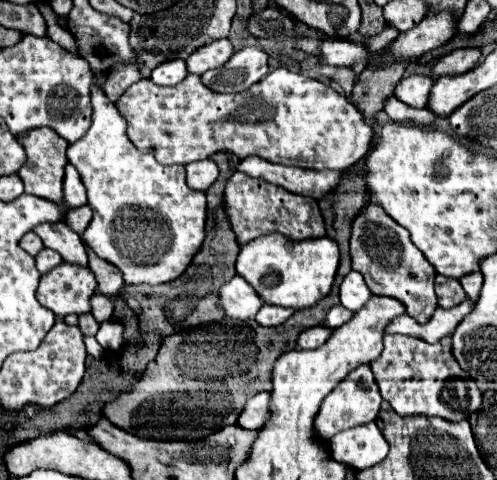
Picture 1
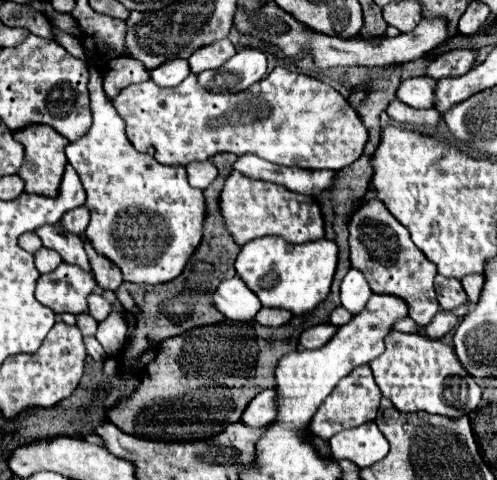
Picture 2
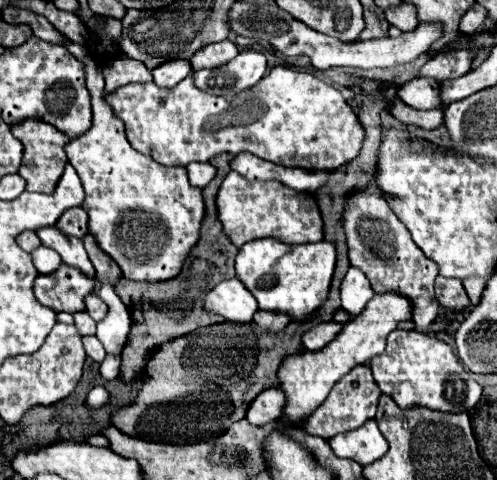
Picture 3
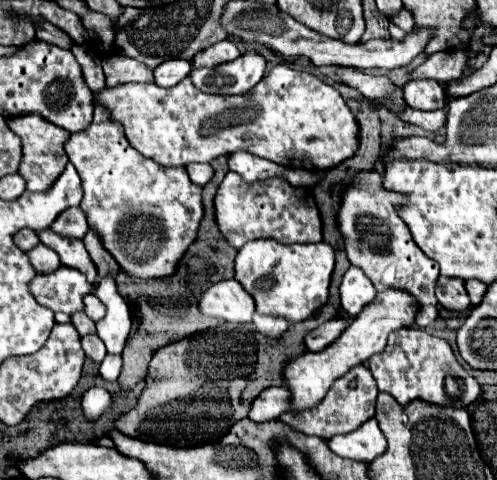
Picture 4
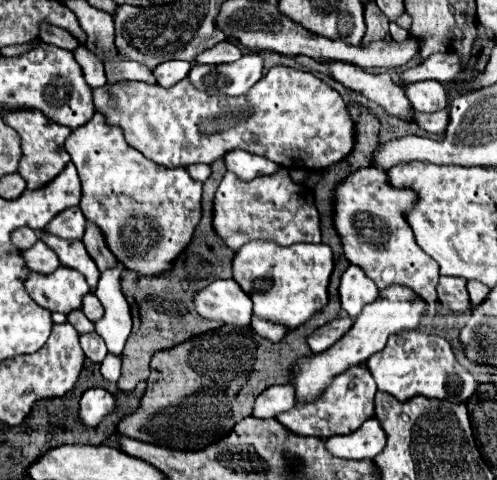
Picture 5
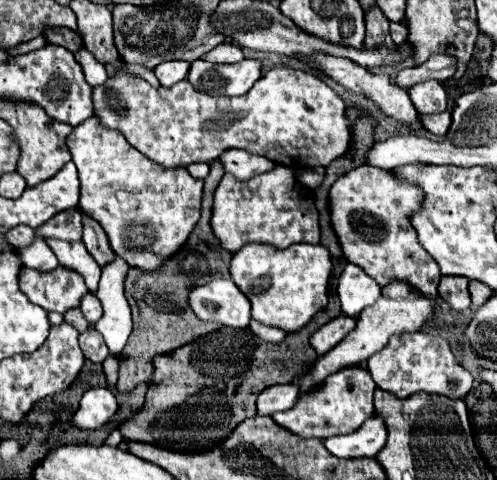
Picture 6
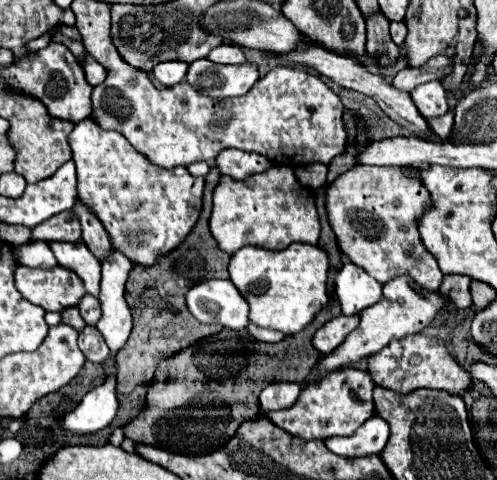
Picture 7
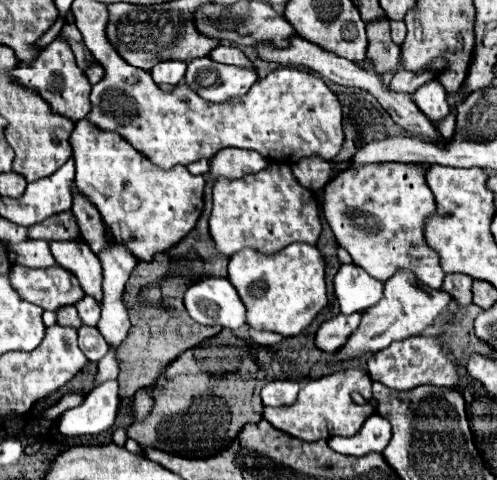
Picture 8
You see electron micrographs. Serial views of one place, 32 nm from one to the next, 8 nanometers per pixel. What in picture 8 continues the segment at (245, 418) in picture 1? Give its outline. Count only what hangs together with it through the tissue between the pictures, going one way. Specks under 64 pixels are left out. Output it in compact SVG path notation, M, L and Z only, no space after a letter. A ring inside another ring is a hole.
M274 380L262 388L264 406L284 406L292 404L298 396L300 384L296 380Z

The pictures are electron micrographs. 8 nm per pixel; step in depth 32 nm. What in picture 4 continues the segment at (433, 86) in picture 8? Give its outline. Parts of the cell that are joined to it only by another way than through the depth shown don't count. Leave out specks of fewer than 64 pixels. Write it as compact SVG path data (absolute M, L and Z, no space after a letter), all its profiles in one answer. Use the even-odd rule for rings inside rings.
M436 80L406 82L402 92L410 108L416 108L416 110L440 110L446 106L444 88Z

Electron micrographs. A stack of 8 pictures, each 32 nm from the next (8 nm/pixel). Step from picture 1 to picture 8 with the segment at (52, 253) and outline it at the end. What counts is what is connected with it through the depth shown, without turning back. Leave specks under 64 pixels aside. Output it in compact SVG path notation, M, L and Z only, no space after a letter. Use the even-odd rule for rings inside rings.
M32 238L14 244L8 256L12 264L22 264L28 268L49 268L56 264L48 242Z

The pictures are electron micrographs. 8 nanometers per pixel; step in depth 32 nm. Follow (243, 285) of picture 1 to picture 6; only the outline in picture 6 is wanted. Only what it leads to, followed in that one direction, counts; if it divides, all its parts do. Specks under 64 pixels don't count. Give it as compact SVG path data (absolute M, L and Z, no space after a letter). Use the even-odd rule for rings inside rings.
M210 280L190 292L190 308L204 322L218 322L230 328L246 328L250 302L232 280Z

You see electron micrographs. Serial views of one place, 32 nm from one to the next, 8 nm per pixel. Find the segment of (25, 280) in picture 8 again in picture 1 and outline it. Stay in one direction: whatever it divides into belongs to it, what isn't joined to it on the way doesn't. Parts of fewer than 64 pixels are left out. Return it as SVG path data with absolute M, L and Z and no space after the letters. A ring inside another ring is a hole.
M62 262L54 270L42 274L36 298L44 308L50 308L56 316L86 314L90 312L90 296L98 282L90 268Z

